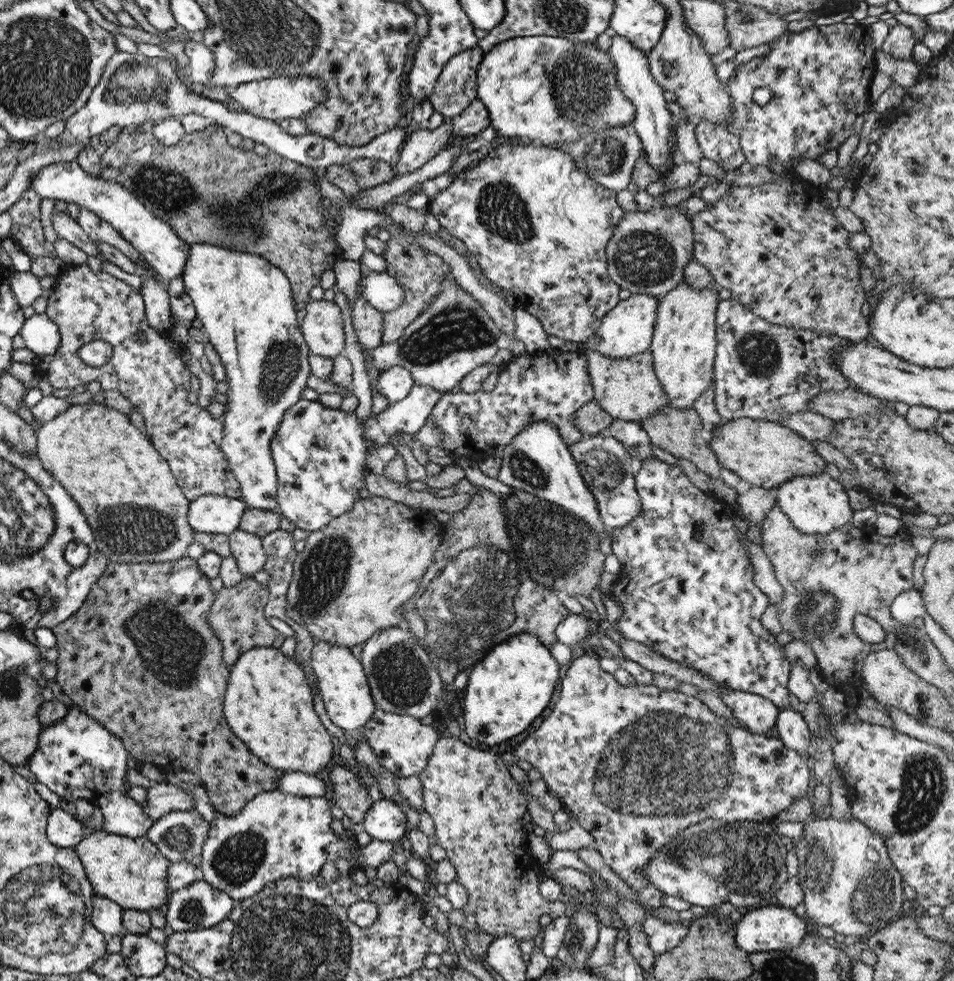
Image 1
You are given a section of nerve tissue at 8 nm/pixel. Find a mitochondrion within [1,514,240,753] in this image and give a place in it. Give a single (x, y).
(171, 650)

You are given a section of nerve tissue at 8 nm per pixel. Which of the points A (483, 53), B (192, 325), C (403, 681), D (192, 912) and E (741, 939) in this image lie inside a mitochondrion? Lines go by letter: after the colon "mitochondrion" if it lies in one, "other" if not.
A: other
B: other
C: mitochondrion
D: mitochondrion
E: other

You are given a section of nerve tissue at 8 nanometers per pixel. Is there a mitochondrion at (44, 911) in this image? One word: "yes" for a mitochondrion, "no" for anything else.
yes

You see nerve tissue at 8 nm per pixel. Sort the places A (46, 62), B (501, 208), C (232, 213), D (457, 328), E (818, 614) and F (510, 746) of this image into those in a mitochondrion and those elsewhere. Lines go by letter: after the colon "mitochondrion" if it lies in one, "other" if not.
A: mitochondrion
B: mitochondrion
C: mitochondrion
D: mitochondrion
E: mitochondrion
F: other

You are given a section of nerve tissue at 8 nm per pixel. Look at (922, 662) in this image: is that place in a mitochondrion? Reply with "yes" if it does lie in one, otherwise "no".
yes

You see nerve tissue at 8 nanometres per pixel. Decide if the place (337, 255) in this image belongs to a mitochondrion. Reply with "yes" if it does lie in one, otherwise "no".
no

